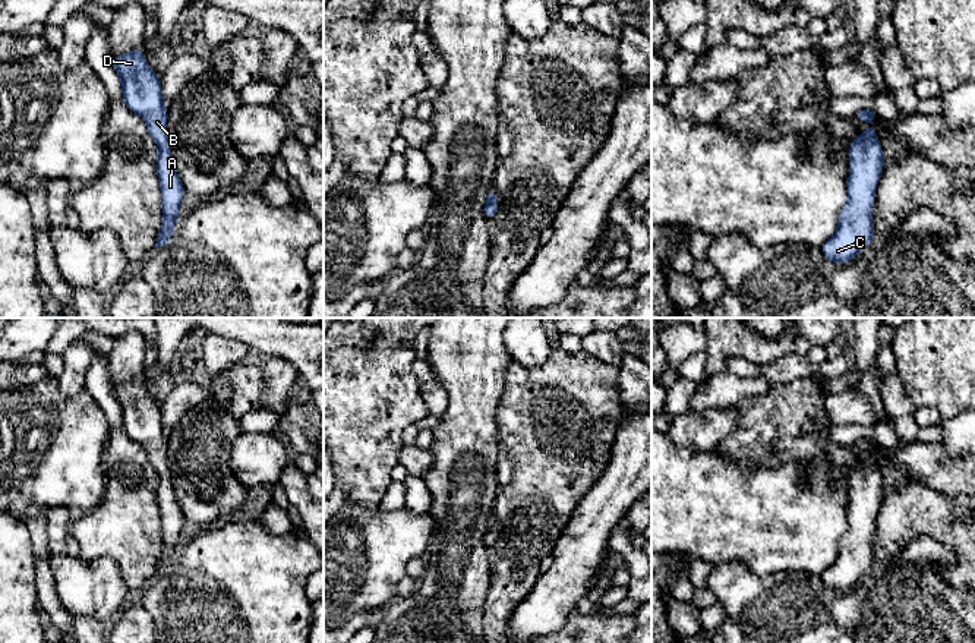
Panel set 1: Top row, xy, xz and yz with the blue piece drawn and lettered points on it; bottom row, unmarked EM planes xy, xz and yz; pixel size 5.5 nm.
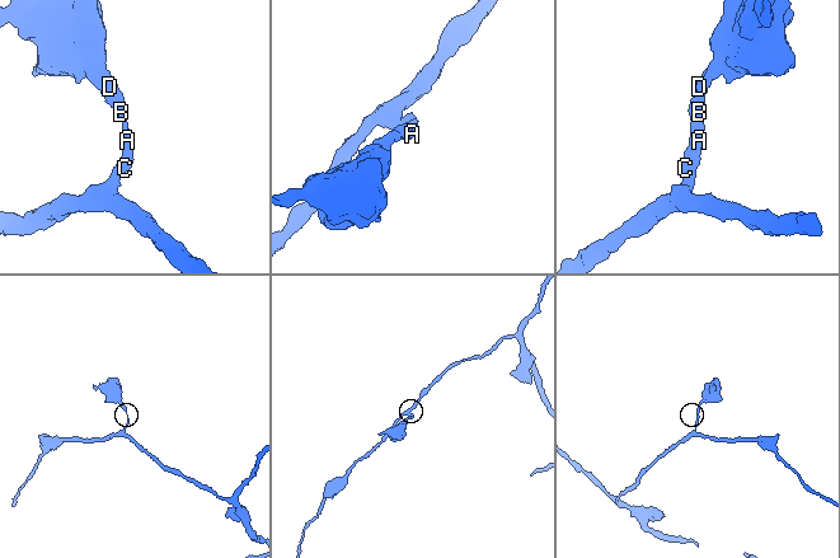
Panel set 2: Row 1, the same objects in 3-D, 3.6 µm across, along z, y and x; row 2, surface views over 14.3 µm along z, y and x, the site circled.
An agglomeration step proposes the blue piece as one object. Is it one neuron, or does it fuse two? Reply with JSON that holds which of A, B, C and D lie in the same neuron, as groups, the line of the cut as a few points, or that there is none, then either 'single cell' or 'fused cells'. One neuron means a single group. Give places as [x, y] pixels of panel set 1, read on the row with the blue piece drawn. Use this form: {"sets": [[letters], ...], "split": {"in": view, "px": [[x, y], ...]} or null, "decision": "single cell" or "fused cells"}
{"sets": [["A", "B", "C", "D"]], "split": null, "decision": "single cell"}

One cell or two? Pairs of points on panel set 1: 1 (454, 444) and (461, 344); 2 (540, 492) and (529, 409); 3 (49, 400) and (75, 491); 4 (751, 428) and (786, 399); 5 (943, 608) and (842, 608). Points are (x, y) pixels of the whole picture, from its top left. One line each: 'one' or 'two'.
1: one
2: one
3: one
4: one
5: one

